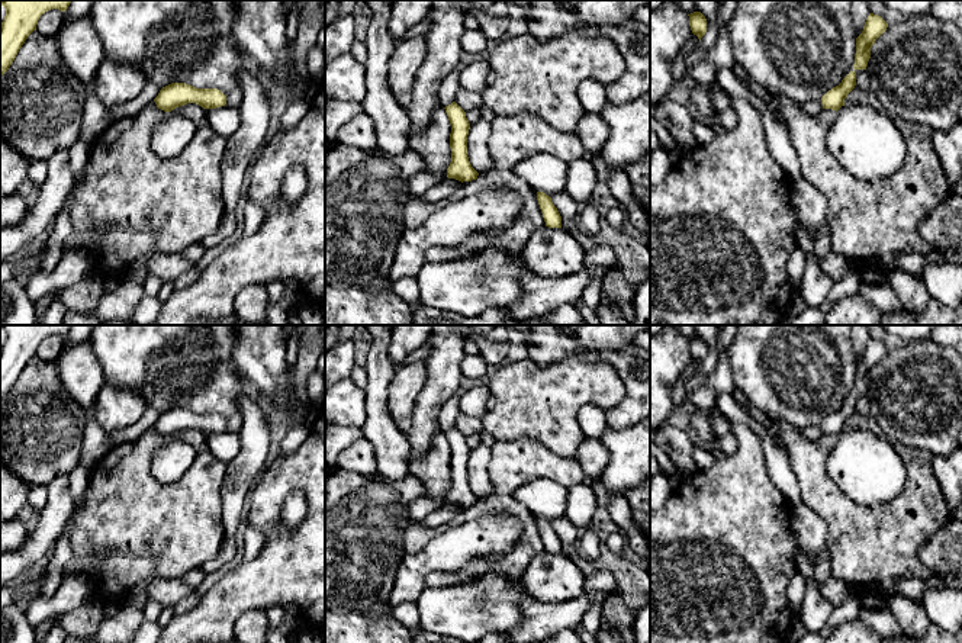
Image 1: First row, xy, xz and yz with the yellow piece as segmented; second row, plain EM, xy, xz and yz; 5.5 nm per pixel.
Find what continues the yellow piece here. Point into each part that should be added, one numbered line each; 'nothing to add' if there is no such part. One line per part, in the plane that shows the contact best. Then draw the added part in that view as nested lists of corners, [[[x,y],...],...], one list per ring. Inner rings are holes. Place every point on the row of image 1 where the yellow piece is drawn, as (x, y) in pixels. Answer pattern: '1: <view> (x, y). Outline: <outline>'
nothing to add

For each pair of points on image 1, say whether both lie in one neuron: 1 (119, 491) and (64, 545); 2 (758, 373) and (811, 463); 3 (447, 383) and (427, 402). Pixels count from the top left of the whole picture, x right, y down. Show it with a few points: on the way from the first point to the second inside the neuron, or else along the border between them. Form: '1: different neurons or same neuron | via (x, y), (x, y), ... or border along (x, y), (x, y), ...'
1: different neurons | border along (74, 513), (68, 534), (71, 559), (61, 574)
2: different neurons | border along (768, 415), (800, 428)
3: same neuron | via (443, 386), (431, 398)

